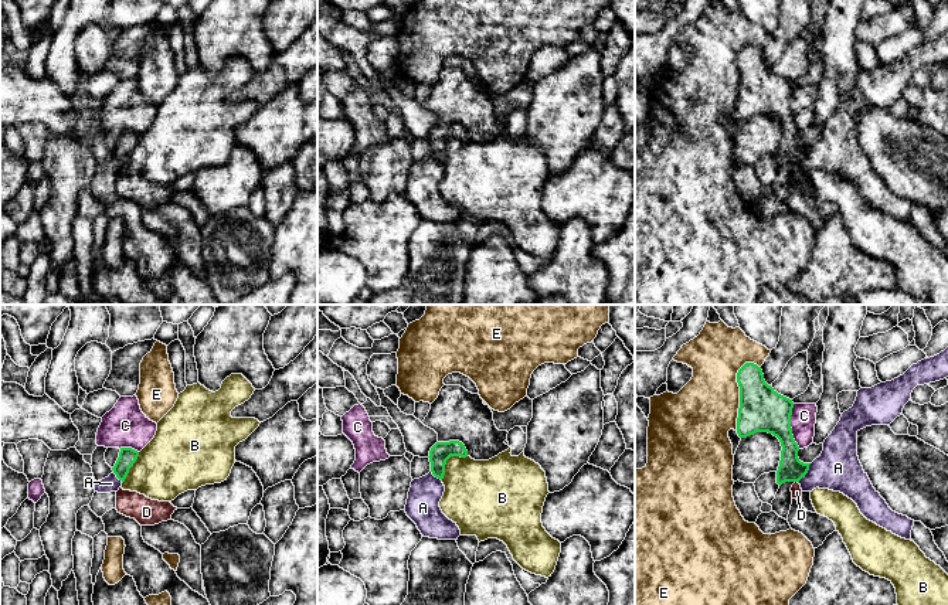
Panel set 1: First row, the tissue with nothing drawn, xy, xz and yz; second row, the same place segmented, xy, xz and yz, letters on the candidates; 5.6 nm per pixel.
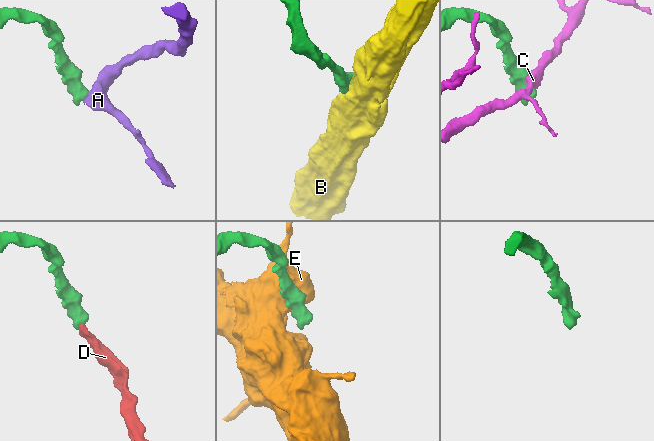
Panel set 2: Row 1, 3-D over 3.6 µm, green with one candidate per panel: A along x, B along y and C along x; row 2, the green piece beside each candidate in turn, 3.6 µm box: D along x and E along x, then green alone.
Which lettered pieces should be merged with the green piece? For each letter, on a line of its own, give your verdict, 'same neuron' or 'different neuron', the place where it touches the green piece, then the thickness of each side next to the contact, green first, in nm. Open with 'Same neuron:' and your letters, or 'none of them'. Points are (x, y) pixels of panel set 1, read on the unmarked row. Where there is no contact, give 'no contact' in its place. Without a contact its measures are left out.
Same neuron: D
A: different neuron; contact yz (807, 155); calibres 140 and 260 nm
B: different neuron; contact xz (447, 142); calibres 110 and 360 nm
C: different neuron; contact yz (790, 109); calibres 260 and 140 nm
D: same neuron; contact yz (797, 163); calibres 140 and 60 nm
E: different neuron; contact yz (740, 75); calibres 260 and 360 nm

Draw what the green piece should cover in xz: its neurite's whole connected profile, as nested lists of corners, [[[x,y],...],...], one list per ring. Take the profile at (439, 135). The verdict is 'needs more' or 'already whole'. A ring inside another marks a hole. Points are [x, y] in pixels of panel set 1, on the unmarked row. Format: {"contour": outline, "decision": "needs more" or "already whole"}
{"contour": [[[459,123],[436,125],[429,133],[431,154],[435,160],[444,162],[445,147],[451,139],[466,140],[468,133]]], "decision": "already whole"}

